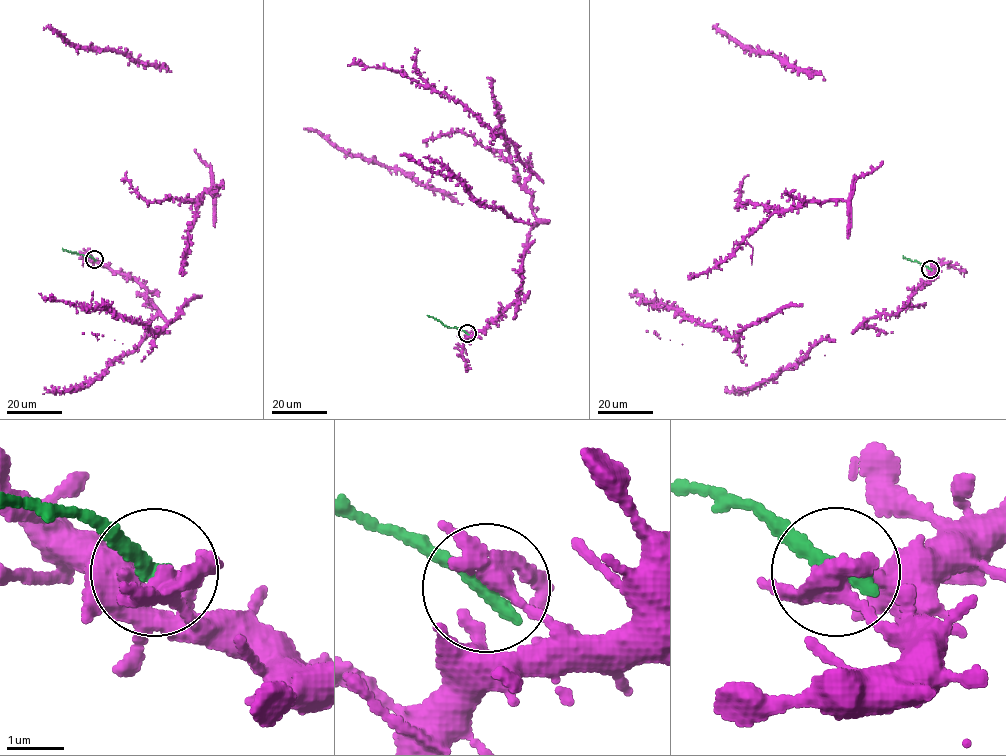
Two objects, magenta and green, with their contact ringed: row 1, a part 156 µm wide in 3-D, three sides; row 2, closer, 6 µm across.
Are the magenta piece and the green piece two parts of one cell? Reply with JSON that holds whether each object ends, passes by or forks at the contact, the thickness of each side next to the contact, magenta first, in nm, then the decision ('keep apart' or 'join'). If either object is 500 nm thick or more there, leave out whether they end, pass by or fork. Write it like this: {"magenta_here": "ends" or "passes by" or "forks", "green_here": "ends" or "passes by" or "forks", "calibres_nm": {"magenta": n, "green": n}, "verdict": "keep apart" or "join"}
{"magenta_here": "forks", "green_here": "ends", "calibres_nm": {"magenta": 280, "green": 360}, "verdict": "keep apart"}

